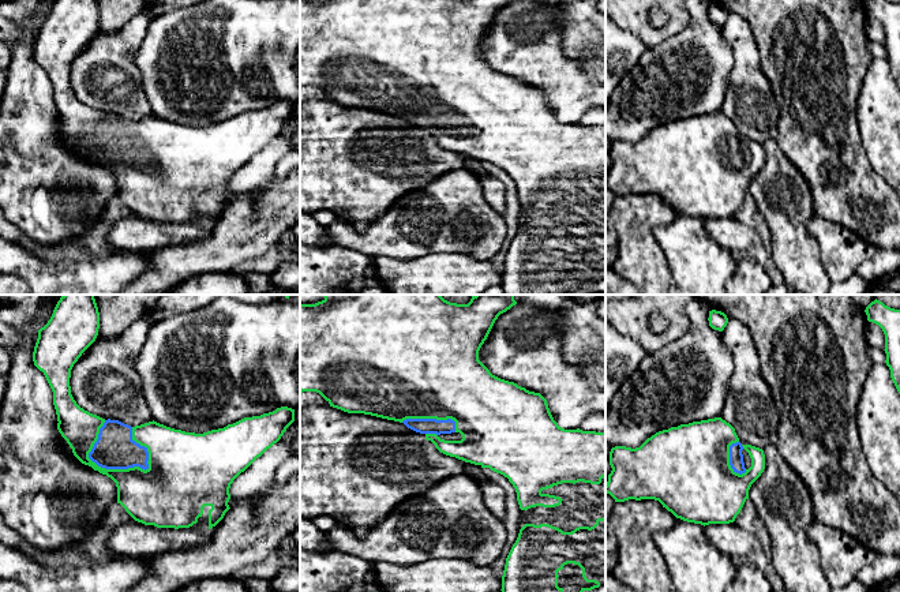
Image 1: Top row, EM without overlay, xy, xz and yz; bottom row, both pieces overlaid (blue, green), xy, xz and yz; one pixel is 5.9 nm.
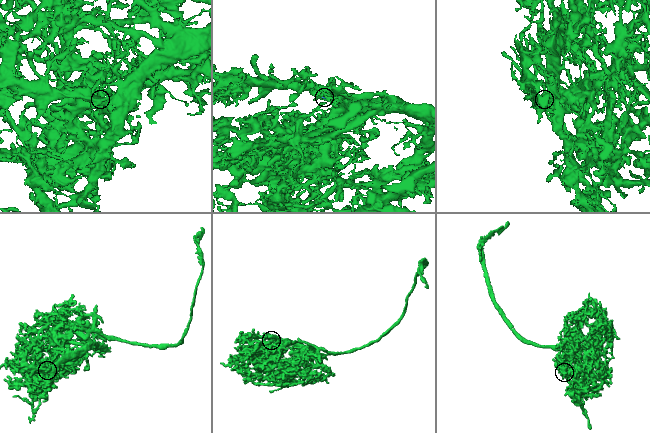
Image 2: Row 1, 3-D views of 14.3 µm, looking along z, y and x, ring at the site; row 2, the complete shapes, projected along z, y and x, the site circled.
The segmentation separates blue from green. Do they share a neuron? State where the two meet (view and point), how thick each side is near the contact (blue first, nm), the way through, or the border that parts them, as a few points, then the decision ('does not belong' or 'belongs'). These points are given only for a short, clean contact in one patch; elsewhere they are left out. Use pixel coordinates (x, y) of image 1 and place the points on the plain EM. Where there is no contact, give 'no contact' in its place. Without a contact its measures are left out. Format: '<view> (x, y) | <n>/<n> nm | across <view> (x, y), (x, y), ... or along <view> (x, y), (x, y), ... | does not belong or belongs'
xy (100, 160) | 240/220 nm | belongs

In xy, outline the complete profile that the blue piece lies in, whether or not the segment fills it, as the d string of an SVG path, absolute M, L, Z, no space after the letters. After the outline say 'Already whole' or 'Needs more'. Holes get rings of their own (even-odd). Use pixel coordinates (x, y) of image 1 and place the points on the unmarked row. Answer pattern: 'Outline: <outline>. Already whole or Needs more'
Outline: M56 0L48 18L38 25L33 56L53 86L59 127L82 158L116 177L117 198L135 216L157 222L211 224L230 203L233 175L281 134L295 116L295 104L281 101L203 128L175 124L154 115L135 121L105 115L80 102L70 80L71 64L95 35L98 23L97 0Z. Needs more

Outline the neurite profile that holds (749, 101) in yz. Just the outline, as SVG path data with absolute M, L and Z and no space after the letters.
M728 14L721 30L732 46L735 63L720 112L735 123L742 139L760 143L776 139L780 110L761 68L751 27L740 15Z

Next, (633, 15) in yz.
M605 0L605 15L622 30L637 35L646 48L653 48L683 31L690 22L686 0ZM659 7L670 18L663 27L653 27L650 11Z

